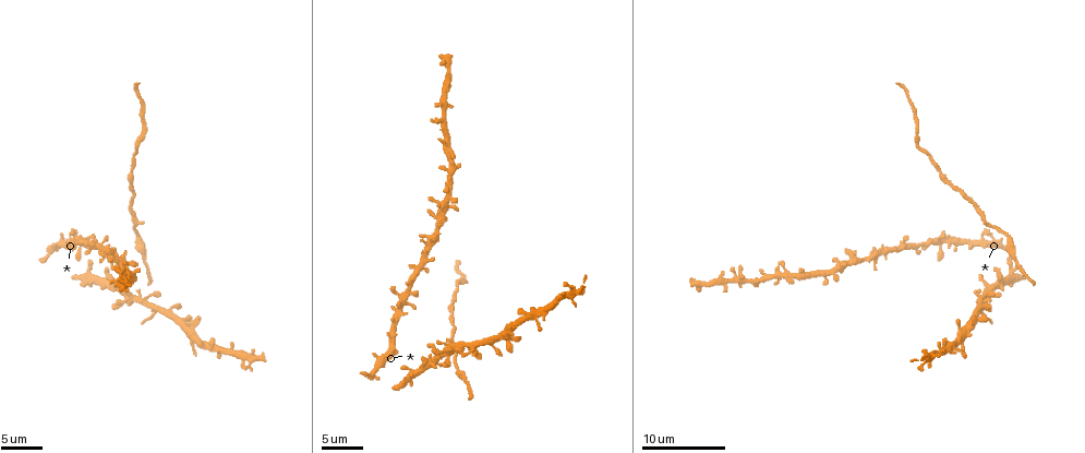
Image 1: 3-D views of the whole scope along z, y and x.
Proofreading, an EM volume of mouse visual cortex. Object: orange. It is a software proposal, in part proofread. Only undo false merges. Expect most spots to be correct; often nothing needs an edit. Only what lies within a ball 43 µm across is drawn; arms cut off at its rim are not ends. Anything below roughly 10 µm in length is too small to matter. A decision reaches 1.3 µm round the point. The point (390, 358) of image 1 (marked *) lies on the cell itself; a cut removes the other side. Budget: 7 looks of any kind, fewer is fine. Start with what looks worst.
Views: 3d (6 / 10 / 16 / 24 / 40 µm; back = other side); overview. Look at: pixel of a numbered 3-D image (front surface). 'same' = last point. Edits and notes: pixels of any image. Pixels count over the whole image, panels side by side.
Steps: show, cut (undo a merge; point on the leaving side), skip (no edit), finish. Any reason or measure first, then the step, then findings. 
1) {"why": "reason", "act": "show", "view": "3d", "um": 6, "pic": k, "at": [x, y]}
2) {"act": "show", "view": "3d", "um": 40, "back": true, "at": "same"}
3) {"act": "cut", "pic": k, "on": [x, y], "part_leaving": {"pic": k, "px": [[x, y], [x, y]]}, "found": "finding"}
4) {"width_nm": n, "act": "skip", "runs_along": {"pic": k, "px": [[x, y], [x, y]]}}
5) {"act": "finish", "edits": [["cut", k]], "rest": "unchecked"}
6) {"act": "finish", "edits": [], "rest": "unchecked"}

{"why": "a fork", "act": "show", "view": "3d", "um": 10, "pic": 1, "at": [434, 361]}

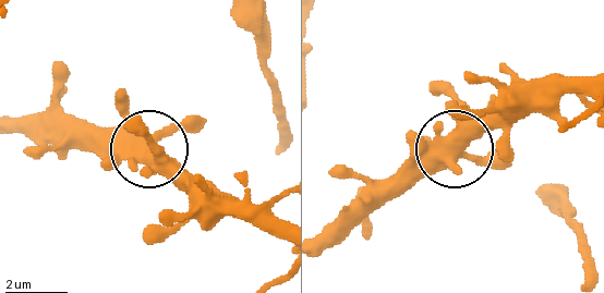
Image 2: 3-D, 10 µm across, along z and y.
{"act": "show", "view": "3d", "um": 6, "pic": 2, "at": [457, 153]}

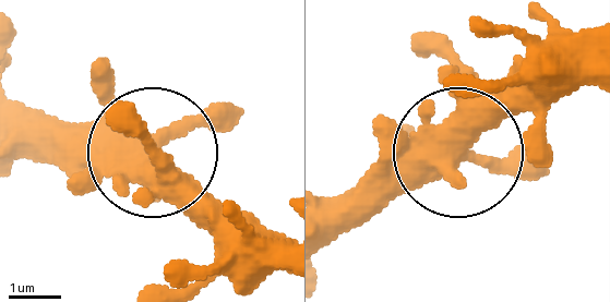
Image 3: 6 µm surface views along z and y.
{"width_nm": 430, "act": "skip", "found": "continuous, no second cell"}

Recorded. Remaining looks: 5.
{"why": "two arms in line, one across", "act": "show", "view": "3d", "um": 16, "pic": 1, "at": [135, 223]}

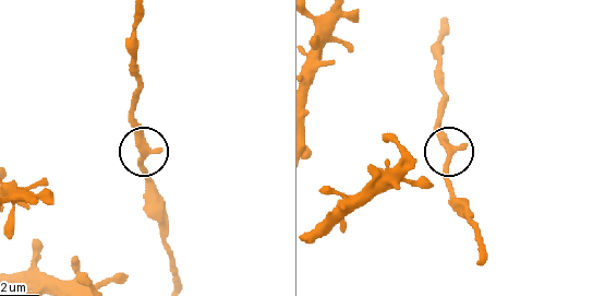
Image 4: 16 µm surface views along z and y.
{"why": "closer look", "act": "show", "view": "3d", "um": 6, "pic": 4, "at": [450, 157]}

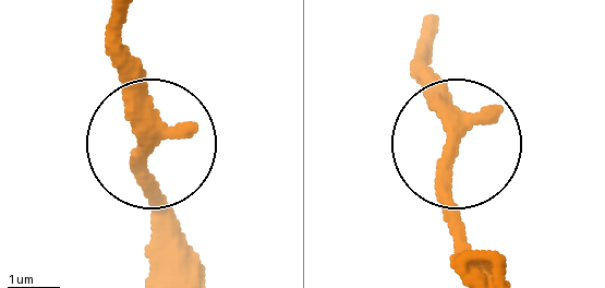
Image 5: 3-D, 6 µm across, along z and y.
{"width_nm": 250, "act": "skip", "found": "all the same cell"}

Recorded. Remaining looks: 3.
{"why": "thin neck", "act": "show", "view": "3d", "um": 10, "pic": 1, "at": [749, 281]}

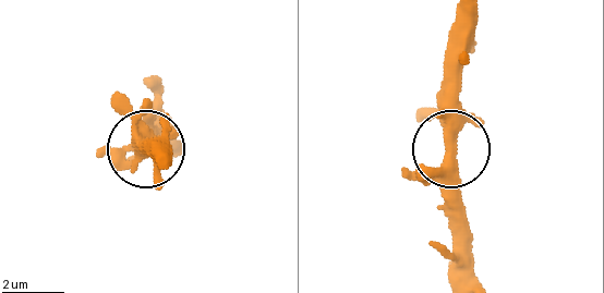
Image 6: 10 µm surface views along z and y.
{"act": "skip", "found": "one cell here"}

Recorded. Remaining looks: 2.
{"act": "finish", "edits": [], "rest": "unchecked"}

